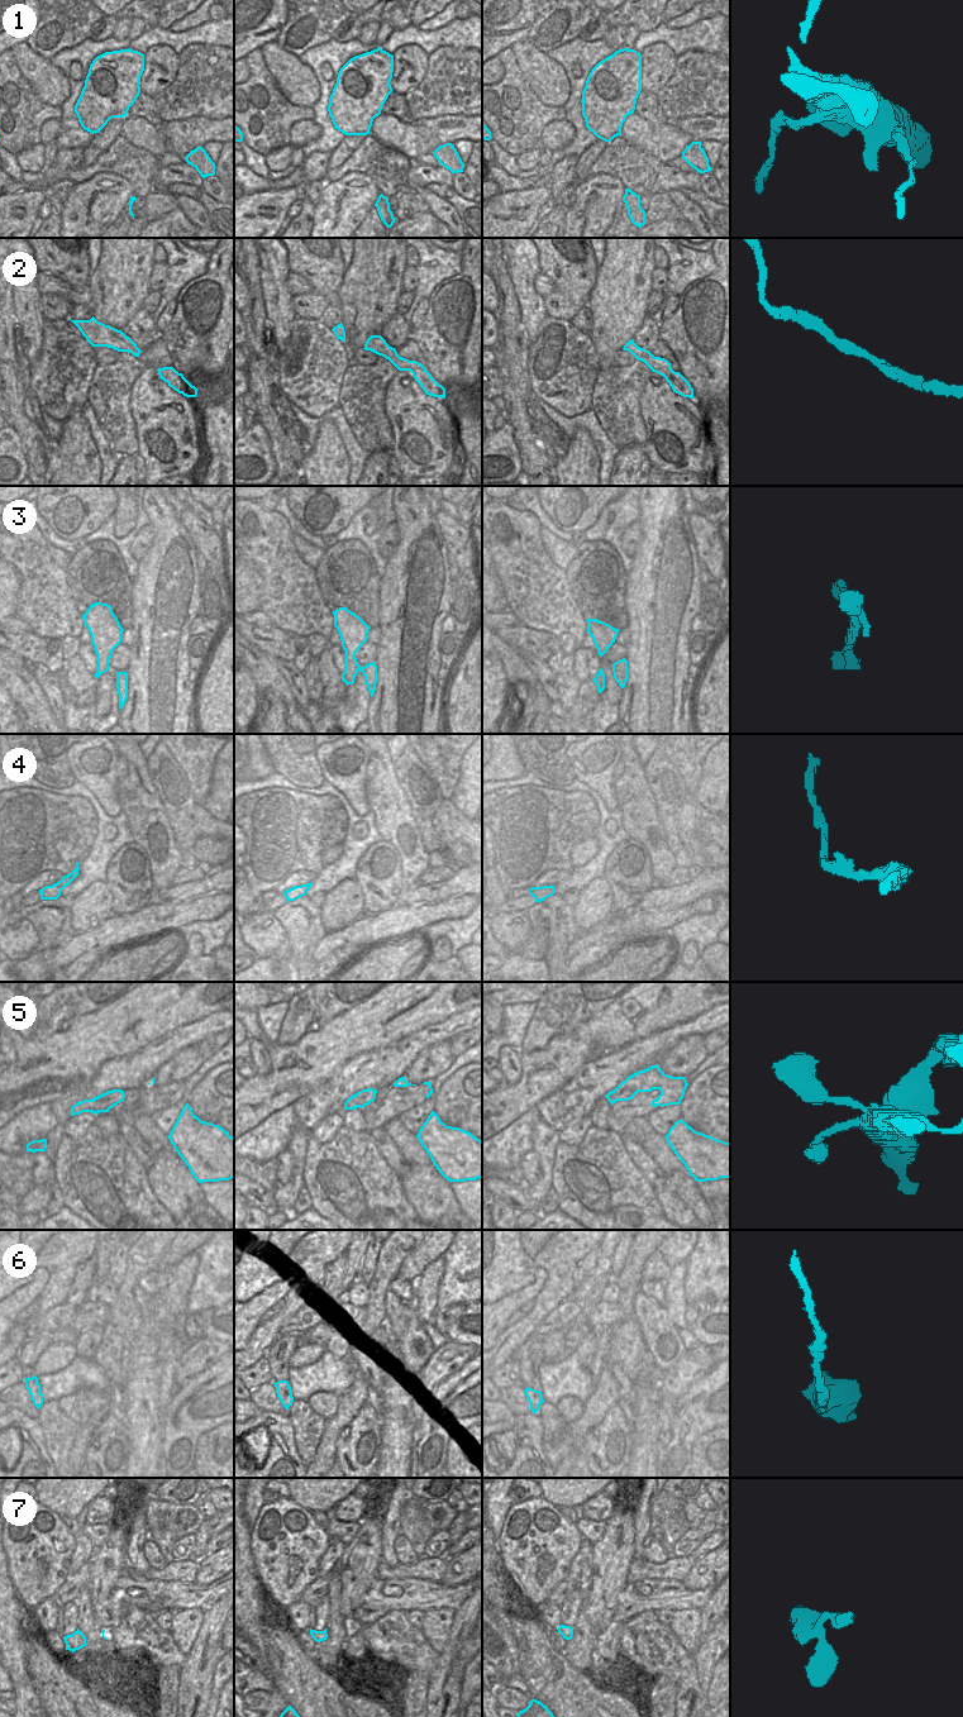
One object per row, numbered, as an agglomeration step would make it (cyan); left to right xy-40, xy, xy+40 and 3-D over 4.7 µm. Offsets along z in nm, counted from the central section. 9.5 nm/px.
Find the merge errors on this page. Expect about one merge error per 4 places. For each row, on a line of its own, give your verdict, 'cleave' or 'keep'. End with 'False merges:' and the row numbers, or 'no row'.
1: cleave
2: keep
3: keep
4: keep
5: keep
6: keep
7: keep
False merges: 1

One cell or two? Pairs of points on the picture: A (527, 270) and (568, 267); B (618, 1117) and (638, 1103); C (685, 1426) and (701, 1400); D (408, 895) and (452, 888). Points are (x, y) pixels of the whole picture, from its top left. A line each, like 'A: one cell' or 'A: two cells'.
A: two cells
B: one cell
C: one cell
D: one cell

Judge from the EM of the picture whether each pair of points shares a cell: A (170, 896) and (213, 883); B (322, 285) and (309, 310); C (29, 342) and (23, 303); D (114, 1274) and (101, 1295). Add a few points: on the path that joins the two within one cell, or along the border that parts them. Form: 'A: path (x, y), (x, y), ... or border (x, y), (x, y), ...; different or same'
A: path (180, 892), (203, 887); same
B: path (319, 291), (313, 304); same
C: path (29, 332), (28, 313); same
D: border (109, 1277), (118, 1288); different

